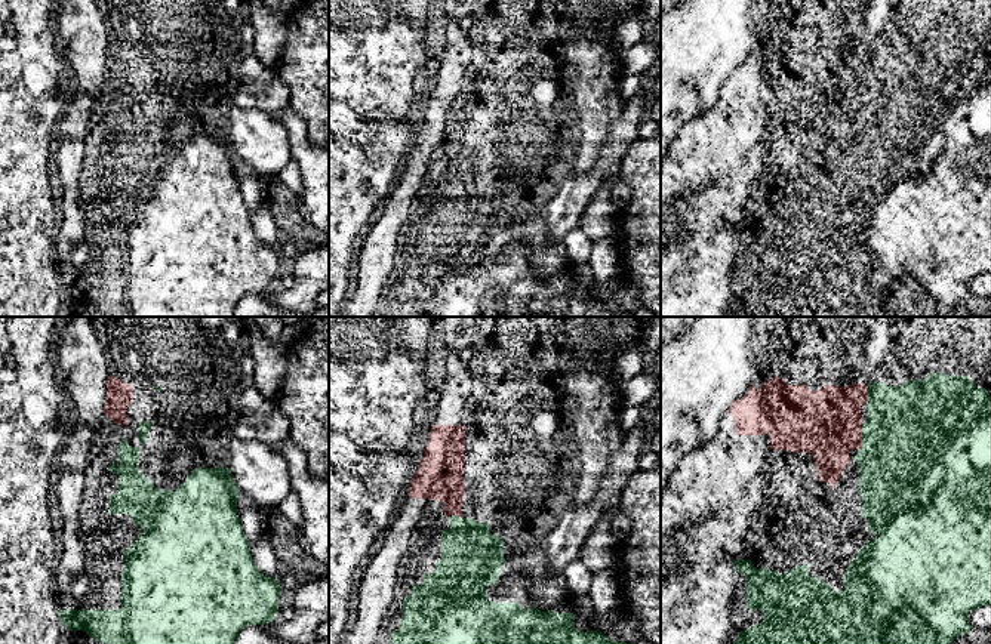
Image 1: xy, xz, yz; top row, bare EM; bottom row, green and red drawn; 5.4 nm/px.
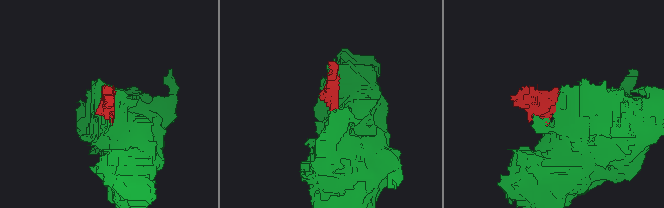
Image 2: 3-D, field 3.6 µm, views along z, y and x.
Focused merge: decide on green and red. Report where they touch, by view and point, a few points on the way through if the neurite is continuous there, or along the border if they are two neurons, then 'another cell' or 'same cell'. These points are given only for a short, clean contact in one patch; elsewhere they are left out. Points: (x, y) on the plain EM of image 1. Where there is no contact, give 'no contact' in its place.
yz (861, 105) | another cell

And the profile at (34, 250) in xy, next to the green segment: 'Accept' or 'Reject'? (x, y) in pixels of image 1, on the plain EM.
Reject

